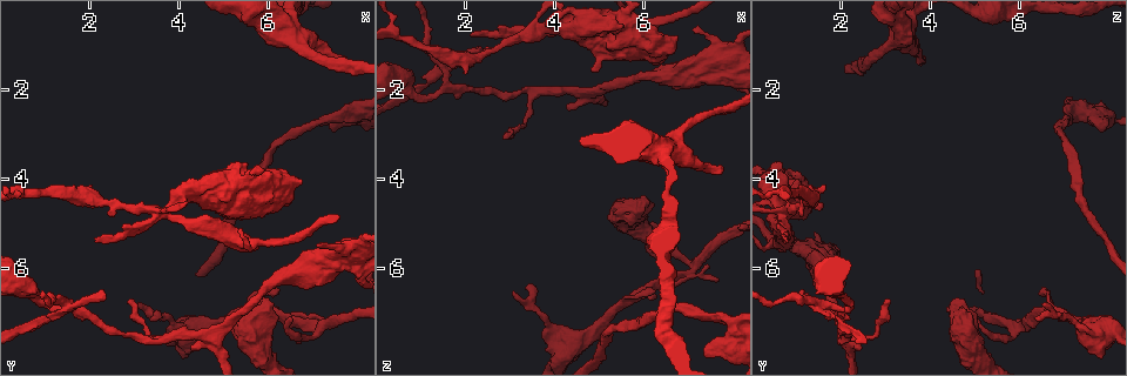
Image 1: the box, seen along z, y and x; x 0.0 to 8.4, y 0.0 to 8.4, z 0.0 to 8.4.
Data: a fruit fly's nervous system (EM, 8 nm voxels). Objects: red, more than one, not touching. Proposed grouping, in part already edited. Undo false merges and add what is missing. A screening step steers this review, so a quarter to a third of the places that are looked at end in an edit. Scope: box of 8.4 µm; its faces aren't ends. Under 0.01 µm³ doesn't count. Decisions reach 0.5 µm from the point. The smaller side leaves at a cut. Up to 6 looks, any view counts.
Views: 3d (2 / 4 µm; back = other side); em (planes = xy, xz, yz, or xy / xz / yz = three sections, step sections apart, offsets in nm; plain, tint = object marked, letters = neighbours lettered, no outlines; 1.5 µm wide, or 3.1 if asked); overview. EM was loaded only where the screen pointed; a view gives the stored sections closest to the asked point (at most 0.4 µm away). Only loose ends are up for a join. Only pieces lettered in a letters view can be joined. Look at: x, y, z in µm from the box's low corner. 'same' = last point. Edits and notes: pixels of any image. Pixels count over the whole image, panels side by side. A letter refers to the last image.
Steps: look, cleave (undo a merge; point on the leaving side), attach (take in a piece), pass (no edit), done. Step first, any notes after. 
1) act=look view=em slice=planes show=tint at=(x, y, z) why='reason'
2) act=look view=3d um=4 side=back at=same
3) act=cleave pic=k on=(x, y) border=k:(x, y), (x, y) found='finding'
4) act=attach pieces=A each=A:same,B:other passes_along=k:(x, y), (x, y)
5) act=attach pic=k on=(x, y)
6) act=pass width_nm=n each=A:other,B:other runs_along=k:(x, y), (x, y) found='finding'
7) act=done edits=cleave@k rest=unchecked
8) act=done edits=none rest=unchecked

act=look view=em slice=yz step=4 show=tint at=(1.50, 6.90, 1.60) why='sharp bend'

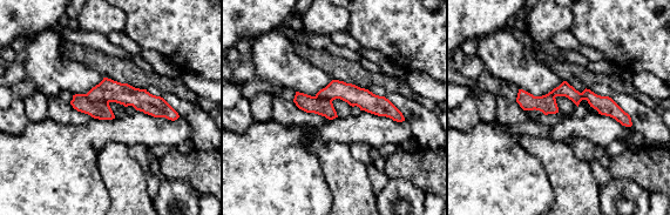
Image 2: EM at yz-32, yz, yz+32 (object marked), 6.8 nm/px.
act=look view=em slice=yz step=4 show=letters at=same

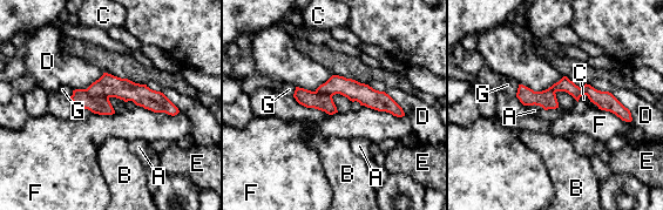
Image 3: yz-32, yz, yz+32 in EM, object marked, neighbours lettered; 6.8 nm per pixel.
act=cleave pic=3 on=(97, 104) longest_contact=D:380nm each=A:other,B:other,C:other,D:other,E:other,F:other,G:other border=3:(85, 89), (108, 99) found='a second cell is stuck on'

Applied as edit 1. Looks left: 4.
act=look view=3d um=2 at=(2.10, 5.45, 0.80) why='tapers out'

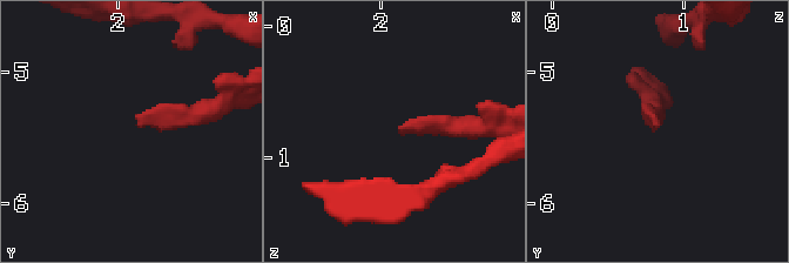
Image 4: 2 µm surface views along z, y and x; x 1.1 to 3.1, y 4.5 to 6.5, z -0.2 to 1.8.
act=look view=em slice=xy step=8 show=letters at=(2.14, 5.40, 0.80)

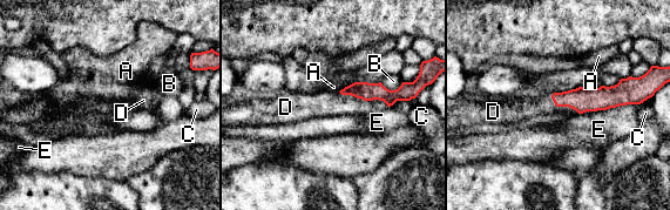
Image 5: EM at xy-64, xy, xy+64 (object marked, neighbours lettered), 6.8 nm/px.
act=attach pieces=D each=A:other,B:other,C:other,D:same,E:other passes_along=5:(367, 92), (363, 99), (326, 102) found='the cell continues'

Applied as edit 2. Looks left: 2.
act=look view=em slice=planes show=letters at=(3.75, 4.75, 0.75) why='two arms at a narrow angle'

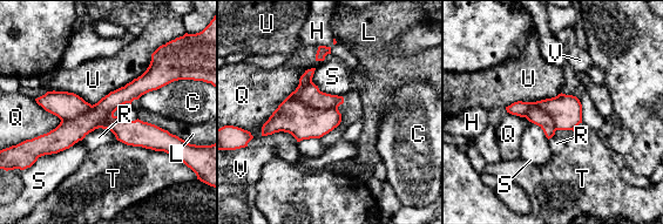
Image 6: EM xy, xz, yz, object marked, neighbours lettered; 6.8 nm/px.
act=cleave pic=6 on=(292, 116) width_nm=180 each=C:other,H:other,L:other,Q:other,R:other,S:other,T:other,U:other,V:other border=6:(297, 94), (310, 107), (337, 107) found='a second cell is stuck on'

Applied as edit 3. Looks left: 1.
act=done edits=cleave@3,attach@5,cleave@6 rest=unchecked

